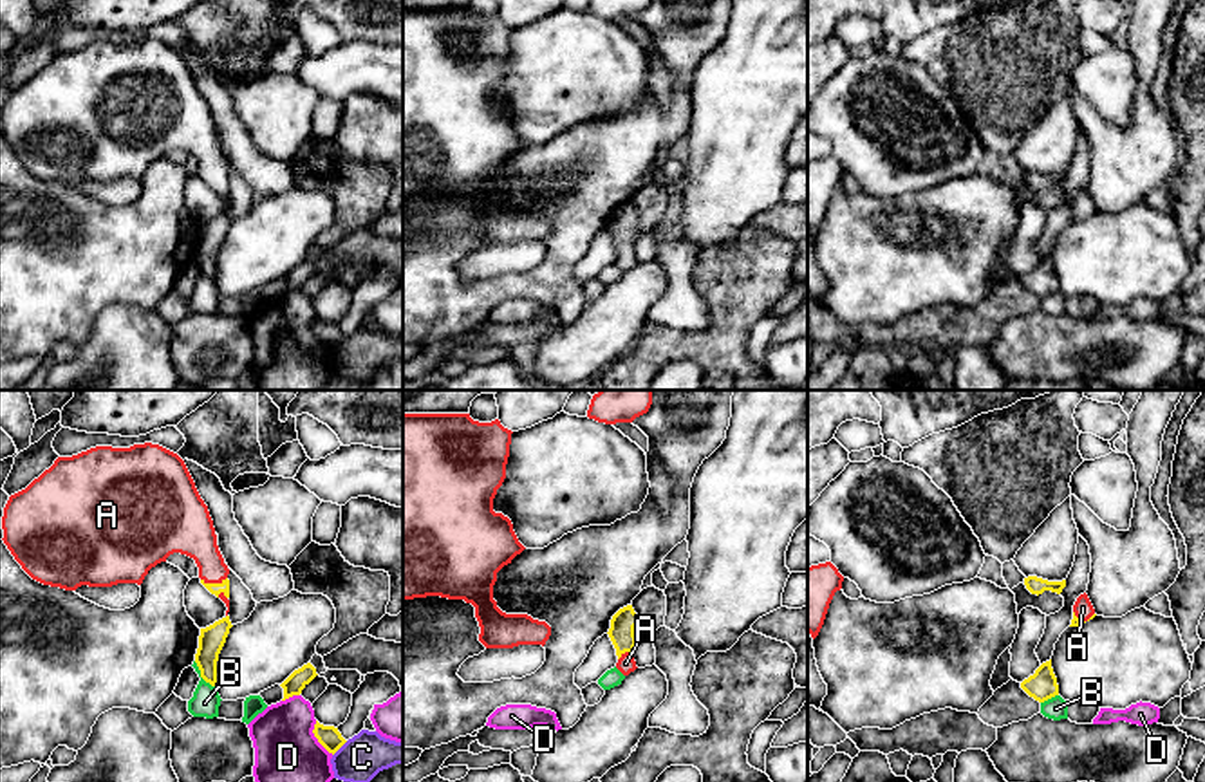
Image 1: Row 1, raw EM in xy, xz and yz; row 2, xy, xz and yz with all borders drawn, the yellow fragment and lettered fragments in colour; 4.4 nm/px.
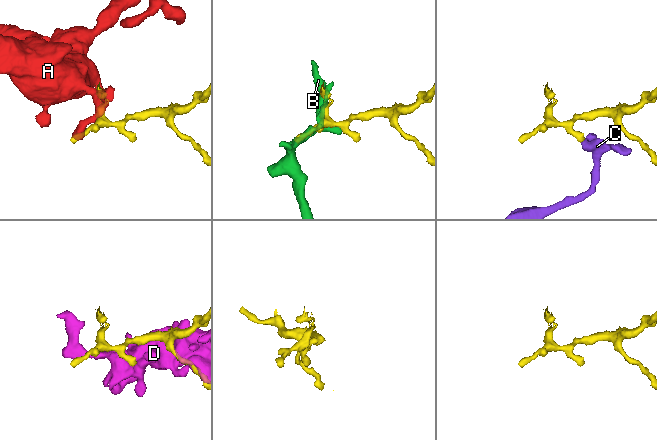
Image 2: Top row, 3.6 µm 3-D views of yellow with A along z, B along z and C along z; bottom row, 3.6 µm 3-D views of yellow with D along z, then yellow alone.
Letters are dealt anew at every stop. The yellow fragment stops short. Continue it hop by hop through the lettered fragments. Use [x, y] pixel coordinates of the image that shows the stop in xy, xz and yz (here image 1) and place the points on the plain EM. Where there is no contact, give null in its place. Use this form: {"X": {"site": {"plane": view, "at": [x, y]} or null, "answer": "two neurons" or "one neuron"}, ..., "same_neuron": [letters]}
{"A": {"site": {"plane": "xy", "at": [214, 179]}, "answer": "one neuron"}, "B": {"site": {"plane": "xy", "at": [201, 271]}, "answer": "two neurons"}, "C": {"site": {"plane": "xy", "at": [340, 342]}, "answer": "two neurons"}, "D": {"site": {"plane": "xy", "at": [317, 333]}, "answer": "two neurons"}, "same_neuron": ["A"]}

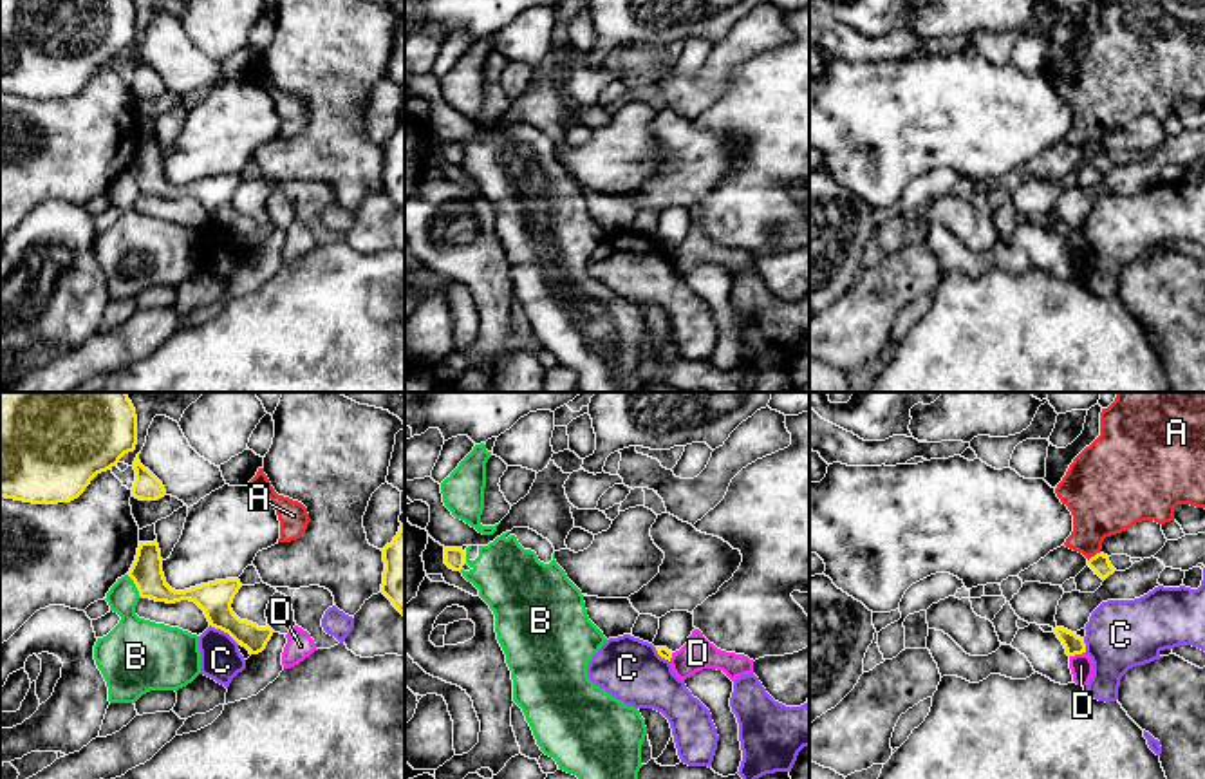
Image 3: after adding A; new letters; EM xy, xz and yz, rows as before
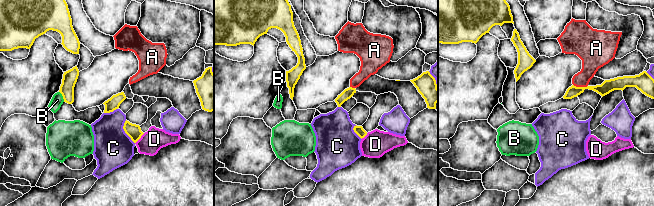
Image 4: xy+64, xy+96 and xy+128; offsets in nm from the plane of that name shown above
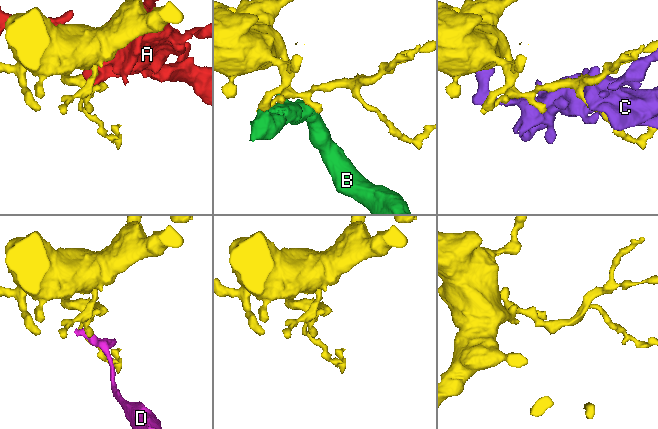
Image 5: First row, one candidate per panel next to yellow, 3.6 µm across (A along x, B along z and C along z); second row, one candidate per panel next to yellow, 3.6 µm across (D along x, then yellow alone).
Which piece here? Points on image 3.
{"A": {"site": {"plane": "yz", "at": [1095, 150]}, "answer": "two neurons"}, "B": {"site": {"plane": "xy", "at": [136, 181]}, "answer": "two neurons"}, "C": {"site": {"plane": "xy", "at": [224, 226]}, "answer": "two neurons"}, "D": {"site": {"plane": "yz", "at": [1077, 248]}, "answer": "two neurons"}, "same_neuron": []}

